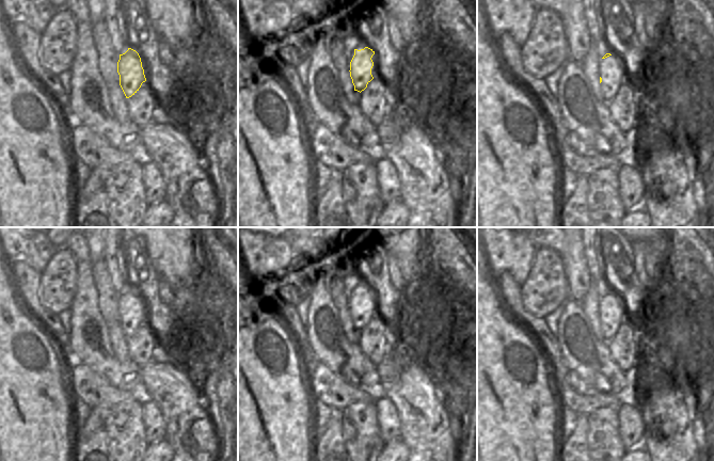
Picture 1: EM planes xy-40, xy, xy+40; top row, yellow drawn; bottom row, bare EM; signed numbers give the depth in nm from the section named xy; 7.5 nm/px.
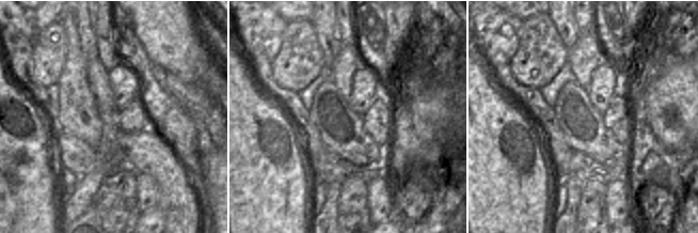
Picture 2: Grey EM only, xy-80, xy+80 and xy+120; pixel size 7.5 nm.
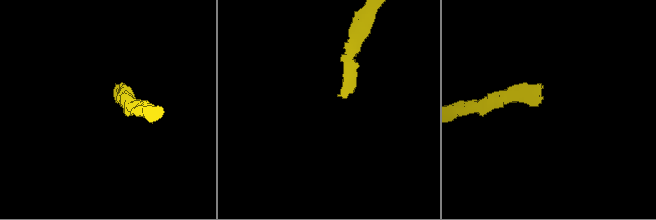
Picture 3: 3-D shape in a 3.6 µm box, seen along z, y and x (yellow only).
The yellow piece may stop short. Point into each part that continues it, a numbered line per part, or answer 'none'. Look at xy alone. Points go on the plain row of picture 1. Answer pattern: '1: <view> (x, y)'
1: xy (376, 310)

